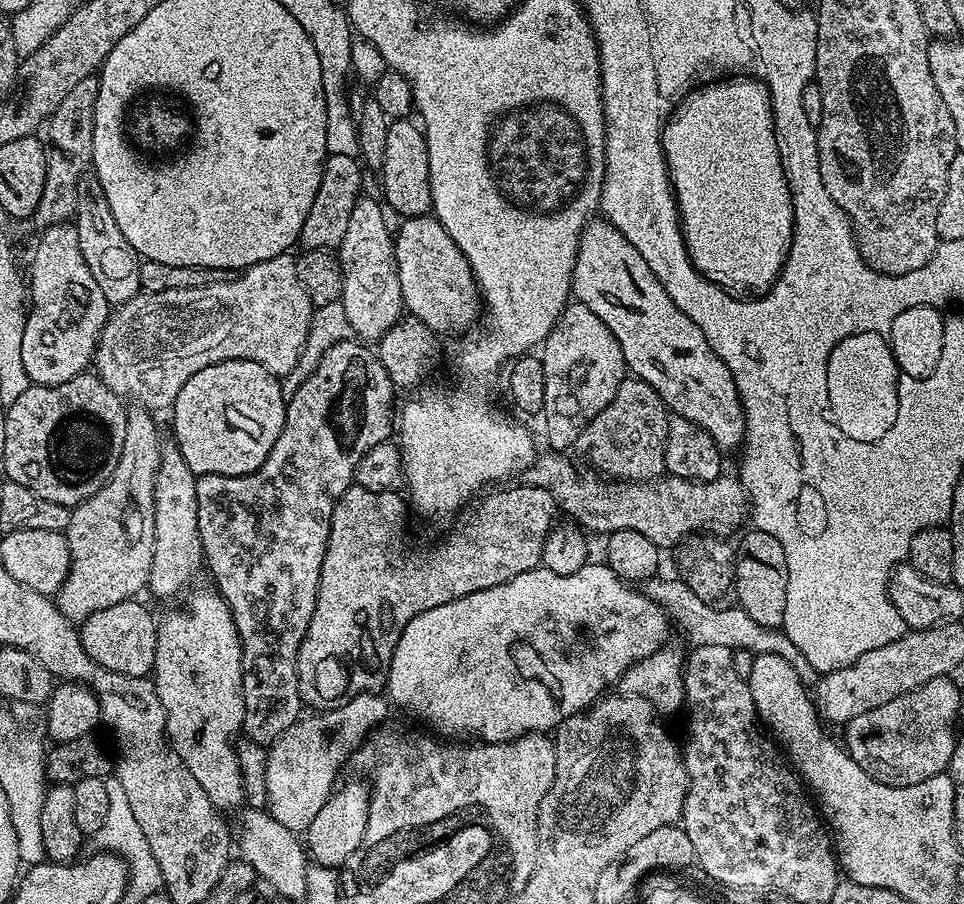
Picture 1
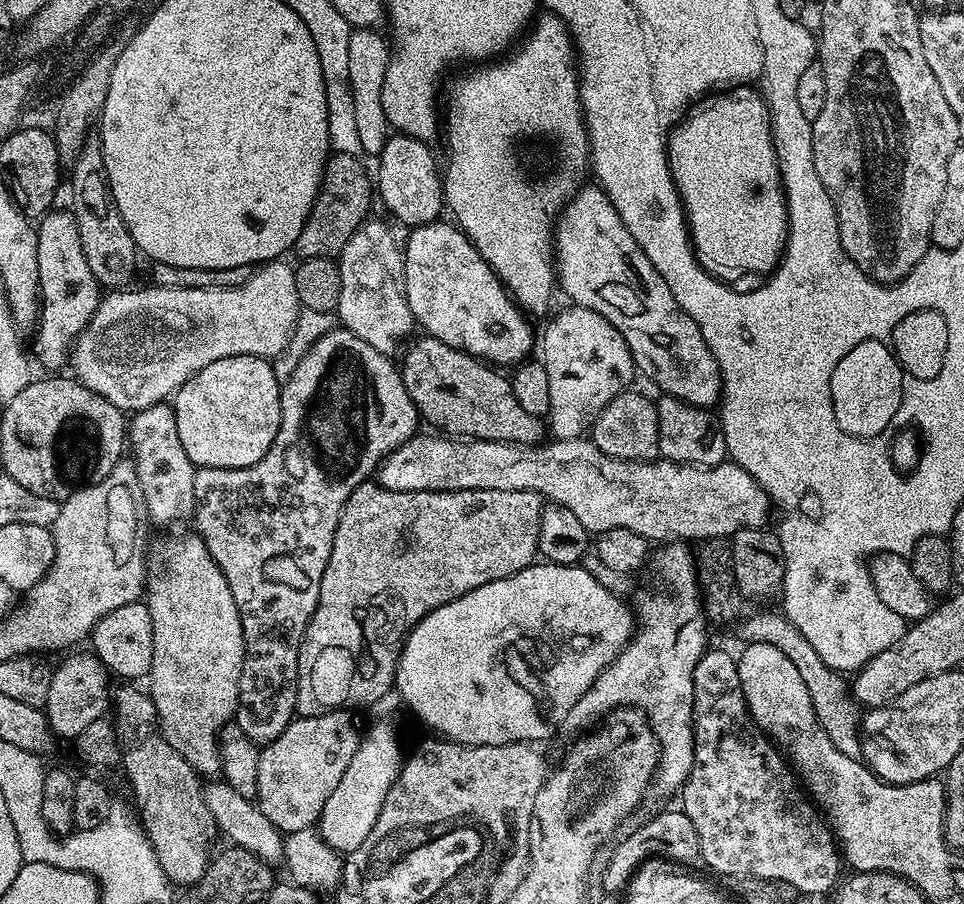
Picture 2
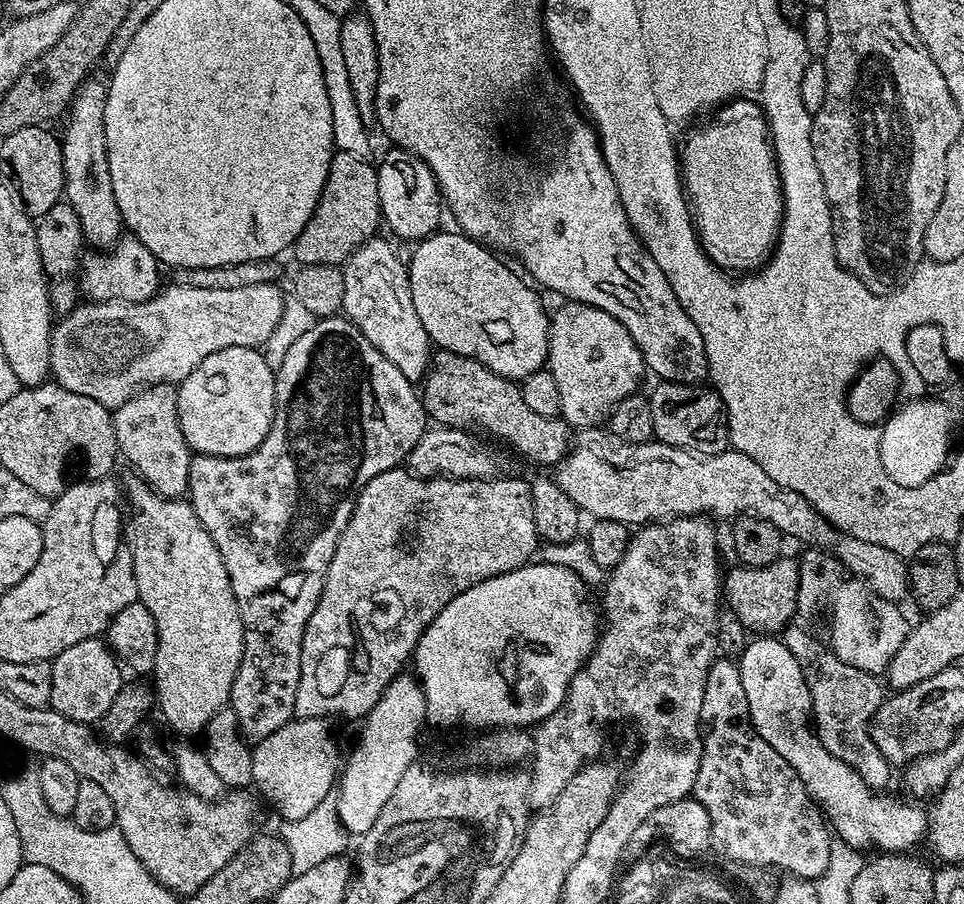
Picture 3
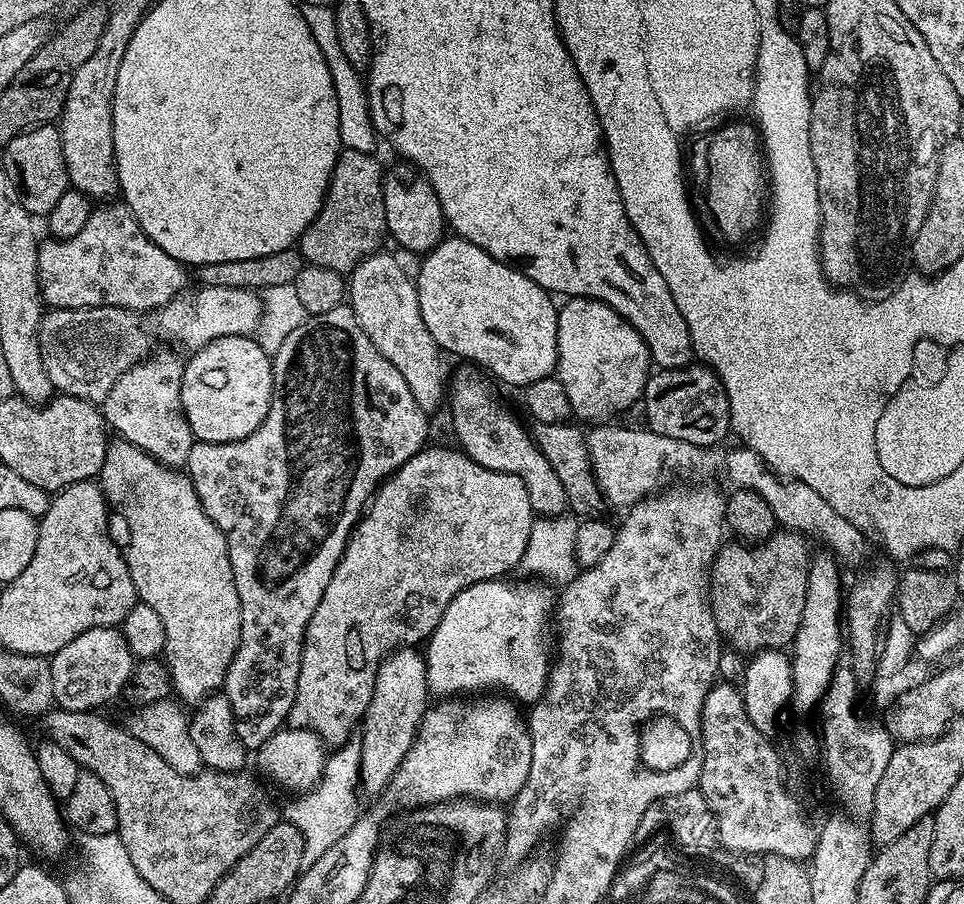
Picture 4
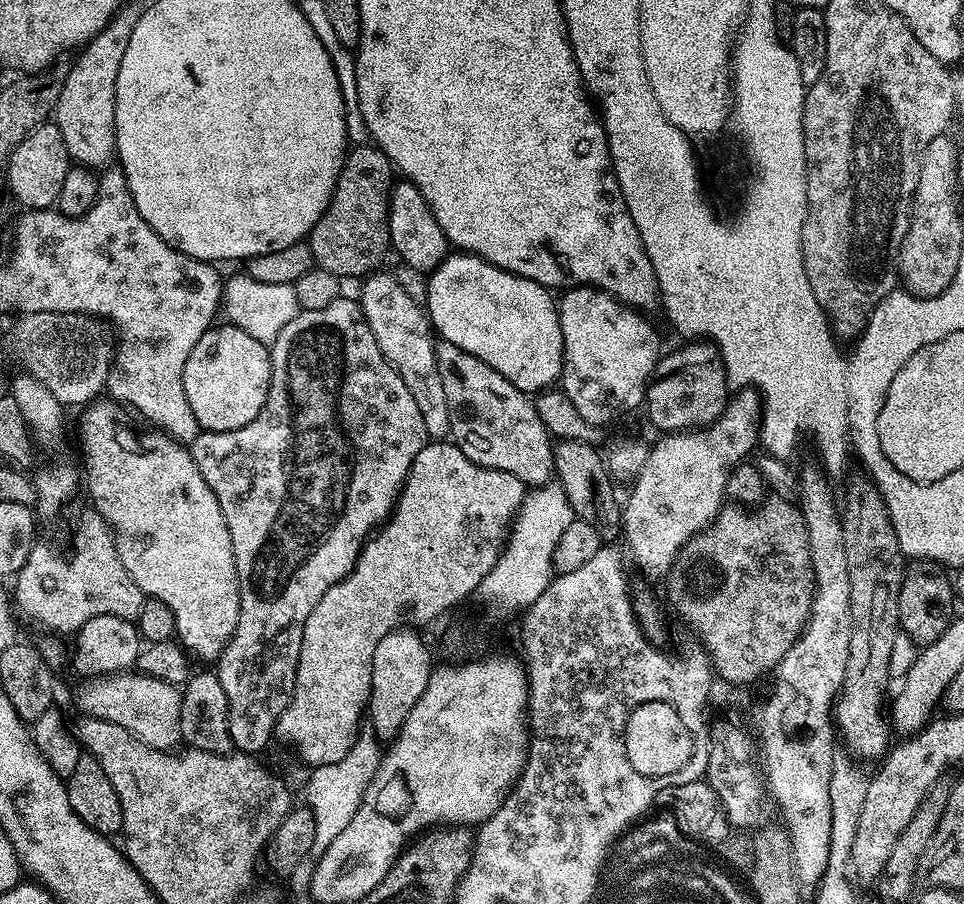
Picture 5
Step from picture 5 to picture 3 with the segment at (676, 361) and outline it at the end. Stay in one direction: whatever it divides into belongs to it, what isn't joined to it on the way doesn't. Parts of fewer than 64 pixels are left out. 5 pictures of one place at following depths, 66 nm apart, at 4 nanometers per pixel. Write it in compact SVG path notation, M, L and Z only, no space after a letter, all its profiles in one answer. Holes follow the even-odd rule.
M672 380L657 383L652 393L647 393L646 399L650 406L652 419L652 436L661 444L669 444L675 448L684 448L694 452L697 456L713 456L729 451L728 443L728 415L724 409L722 398L711 387L694 384L676 384Z

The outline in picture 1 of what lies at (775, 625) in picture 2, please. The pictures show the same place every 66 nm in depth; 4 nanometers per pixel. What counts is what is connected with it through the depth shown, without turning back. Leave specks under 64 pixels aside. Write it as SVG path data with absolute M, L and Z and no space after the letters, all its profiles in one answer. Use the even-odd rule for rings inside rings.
M657 574L648 579L639 580L636 589L644 597L658 604L665 612L672 615L675 627L677 626L686 634L693 647L704 646L726 646L733 652L746 650L748 654L760 655L762 653L778 654L784 658L797 670L798 676L805 684L813 683L818 674L803 657L798 646L791 642L789 636L783 632L783 629L764 627L750 618L744 610L738 606L725 606L716 608L707 604L696 596L695 592L679 576L666 578L664 574Z

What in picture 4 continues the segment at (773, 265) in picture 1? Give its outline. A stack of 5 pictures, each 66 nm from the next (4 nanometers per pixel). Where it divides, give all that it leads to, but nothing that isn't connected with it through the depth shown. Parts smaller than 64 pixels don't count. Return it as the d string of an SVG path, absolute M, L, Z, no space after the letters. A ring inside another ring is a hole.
M725 123L711 133L712 141L708 144L708 177L704 180L704 204L708 207L708 216L712 219L717 234L728 244L746 239L756 227L761 227L762 209L766 204L766 164L762 159L762 145L757 129L751 123L732 123Z

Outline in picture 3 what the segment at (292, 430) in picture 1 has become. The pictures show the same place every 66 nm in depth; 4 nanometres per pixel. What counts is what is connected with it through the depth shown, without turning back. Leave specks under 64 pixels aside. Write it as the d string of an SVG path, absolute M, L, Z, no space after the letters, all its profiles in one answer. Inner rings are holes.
M343 314L335 316L326 316L317 319L314 326L310 326L310 330L306 330L306 334L302 334L302 338L298 338L298 342L294 342L294 346L290 346L290 350L286 352L282 358L282 366L275 369L276 374L276 413L274 414L274 422L270 426L270 434L266 434L266 438L260 443L253 452L245 456L202 456L199 454L193 455L190 462L190 474L188 475L188 490L187 495L190 497L192 508L198 514L198 518L202 522L202 526L206 526L206 530L210 534L210 538L214 538L214 546L218 546L218 550L222 554L222 562L226 562L226 574L230 578L230 586L234 590L234 598L238 602L238 610L242 618L242 626L244 627L244 653L240 659L238 666L238 674L234 678L234 686L232 687L232 699L230 707L234 710L234 714L240 723L240 733L244 735L245 740L255 742L266 738L270 734L274 734L274 730L278 730L283 724L287 724L294 716L294 698L298 690L298 678L300 677L300 655L302 654L302 638L306 630L306 622L310 622L310 614L314 614L314 610L318 606L318 598L322 594L322 586L326 582L326 570L330 566L330 558L334 558L334 550L338 546L338 538L342 538L342 530L346 530L346 522L350 522L352 511L356 505L356 497L360 491L366 486L366 482L370 482L370 478L374 478L378 474L382 474L391 468L401 467L407 461L408 456L414 450L414 446L422 438L422 434L426 431L426 413L424 411L424 401L421 393L418 391L417 385L406 378L406 374L402 374L402 370L398 370L398 366L394 366L394 362L390 362L390 358L386 358L377 350L370 342L370 338L366 338L366 334L362 334L362 330L358 330L358 326L354 326L351 320Z

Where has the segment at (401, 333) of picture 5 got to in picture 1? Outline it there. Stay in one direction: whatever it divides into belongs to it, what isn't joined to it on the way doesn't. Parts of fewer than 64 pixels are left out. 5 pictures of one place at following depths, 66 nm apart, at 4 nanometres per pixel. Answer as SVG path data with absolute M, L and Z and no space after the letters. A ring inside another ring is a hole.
M368 194L361 195L360 200L354 206L354 214L350 214L350 223L346 226L346 238L342 238L338 249L344 275L340 303L346 310L346 318L350 318L353 333L364 342L379 341L380 336L386 334L386 330L390 330L390 326L394 326L400 321L401 316L406 312L402 298L402 286L398 282L394 236L390 228L388 232L388 224L384 221L385 209L382 207L381 201L376 200L371 200Z

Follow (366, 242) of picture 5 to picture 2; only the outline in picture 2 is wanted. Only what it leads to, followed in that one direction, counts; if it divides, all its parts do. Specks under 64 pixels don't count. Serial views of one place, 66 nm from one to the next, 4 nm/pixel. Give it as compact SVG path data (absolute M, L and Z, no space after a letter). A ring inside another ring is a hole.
M337 152L329 155L326 166L324 167L324 177L320 183L320 192L316 195L314 206L310 210L310 214L306 218L306 222L302 226L302 234L298 234L296 239L296 247L294 249L297 257L309 260L310 258L329 258L339 257L340 252L350 242L350 238L354 234L354 230L358 230L365 220L369 219L372 208L372 200L374 204L374 184L370 179L370 172L360 165L361 161L357 157L350 154Z

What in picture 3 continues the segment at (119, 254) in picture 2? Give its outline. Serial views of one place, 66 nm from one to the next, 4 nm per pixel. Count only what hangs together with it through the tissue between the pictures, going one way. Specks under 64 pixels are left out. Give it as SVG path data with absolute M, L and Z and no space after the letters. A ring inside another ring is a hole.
M88 78L77 89L66 112L68 125L62 131L62 166L64 167L64 196L74 206L82 222L85 241L96 250L108 250L120 243L125 231L118 202L114 198L114 182L110 182L110 158L106 154L107 83Z

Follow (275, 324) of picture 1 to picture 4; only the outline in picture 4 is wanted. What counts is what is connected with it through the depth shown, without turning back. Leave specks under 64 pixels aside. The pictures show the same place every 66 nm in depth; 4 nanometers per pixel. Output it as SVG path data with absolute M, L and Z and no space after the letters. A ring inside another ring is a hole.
M197 287L197 292L175 296L159 313L160 328L168 336L173 336L182 347L195 350L214 342L214 338L223 336L252 336L260 324L261 301L255 291L246 288L206 288ZM114 306L45 311L40 319L40 353L53 389L74 398L104 401L126 370L149 359L152 332L140 320L141 313Z

